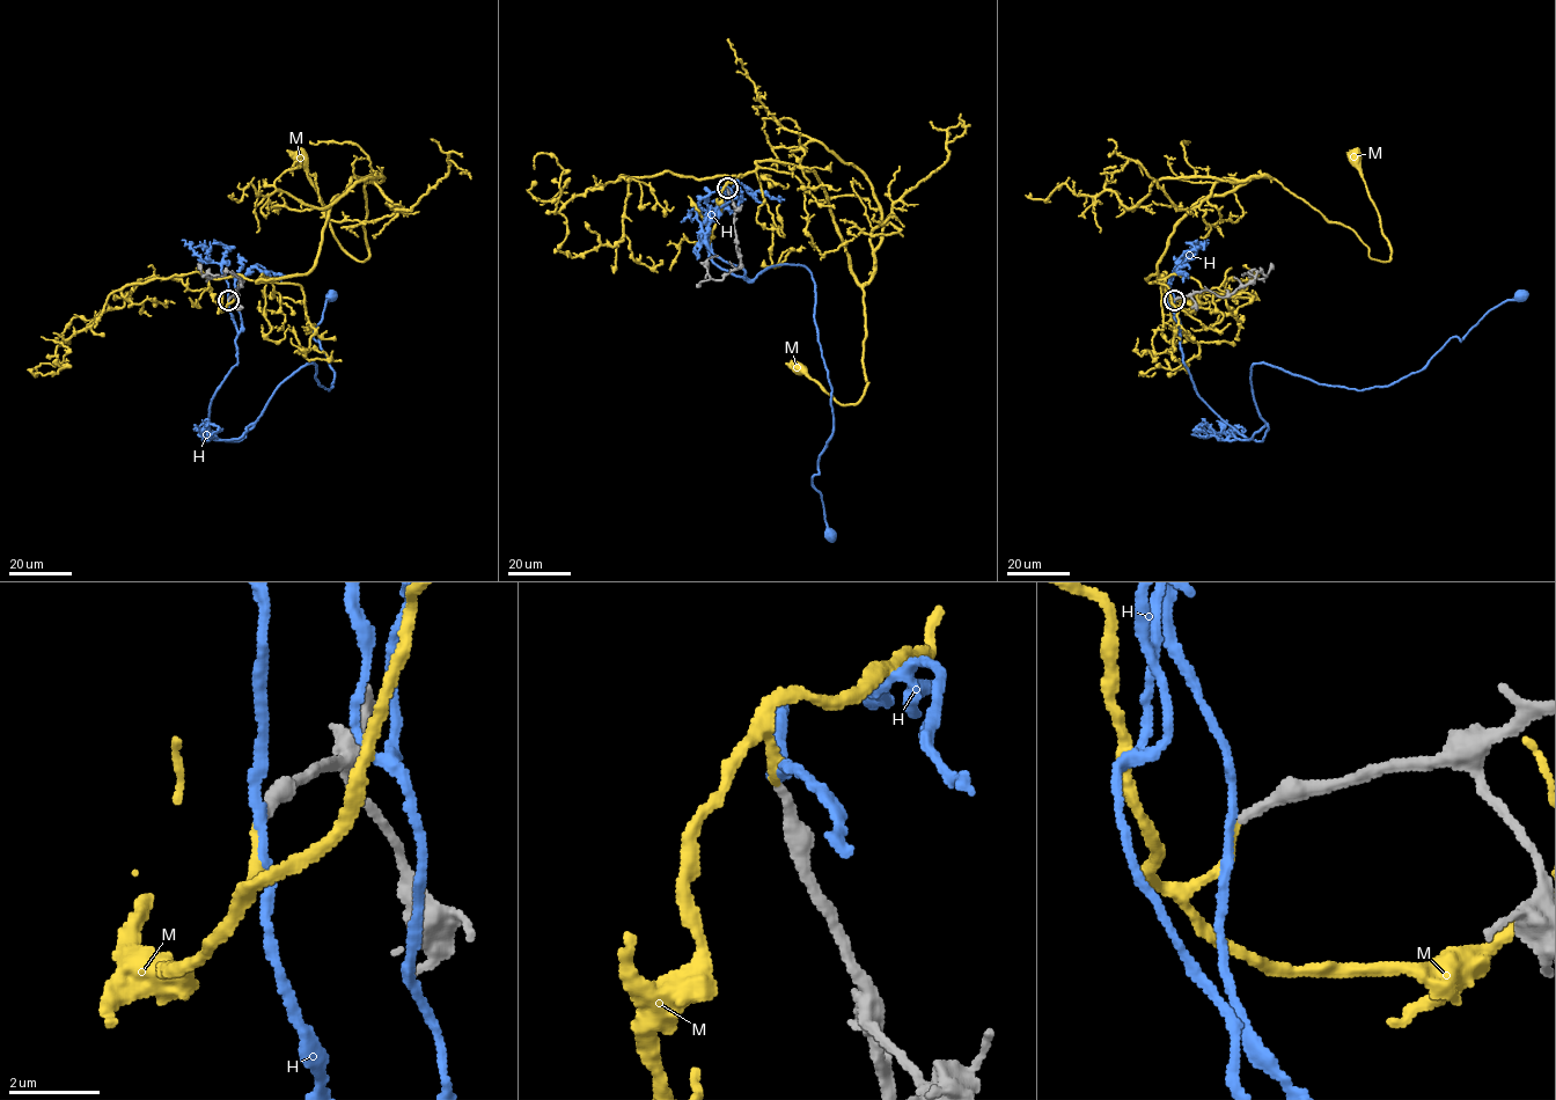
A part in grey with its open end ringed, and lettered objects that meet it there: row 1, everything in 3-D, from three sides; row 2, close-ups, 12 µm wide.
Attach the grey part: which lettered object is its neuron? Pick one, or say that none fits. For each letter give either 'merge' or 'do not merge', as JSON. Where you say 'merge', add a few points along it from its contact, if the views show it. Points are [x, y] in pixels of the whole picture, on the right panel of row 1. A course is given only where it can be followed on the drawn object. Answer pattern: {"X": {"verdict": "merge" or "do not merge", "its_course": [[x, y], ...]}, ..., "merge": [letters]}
{"H": {"verdict": "do not merge"}, "M": {"verdict": "merge", "its_course": [[1174, 300], [1160, 279], [1147, 279], [1174, 225], [1204, 198], [1254, 178], [1279, 182], [1388, 262], [1355, 158]]}, "merge": ["M"]}

